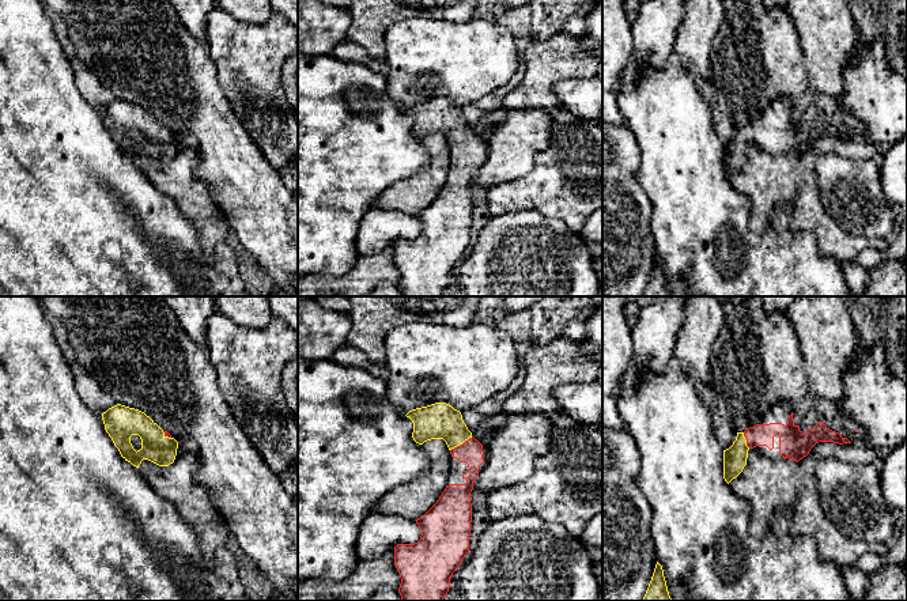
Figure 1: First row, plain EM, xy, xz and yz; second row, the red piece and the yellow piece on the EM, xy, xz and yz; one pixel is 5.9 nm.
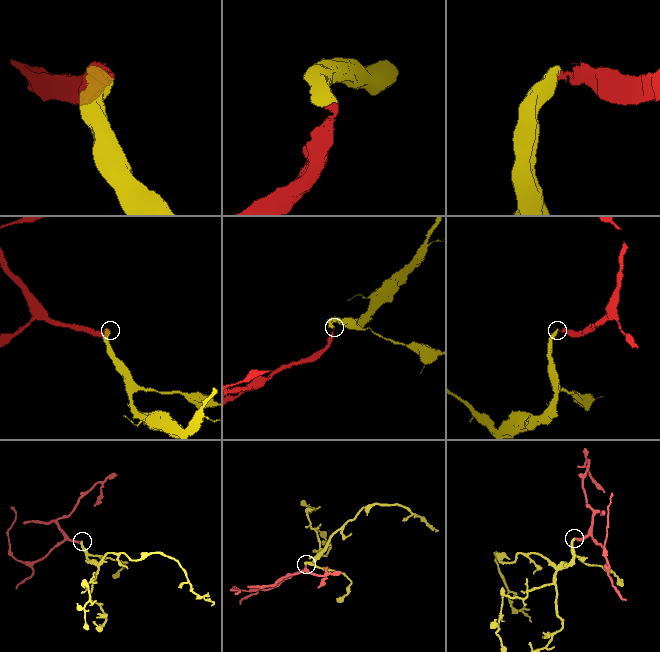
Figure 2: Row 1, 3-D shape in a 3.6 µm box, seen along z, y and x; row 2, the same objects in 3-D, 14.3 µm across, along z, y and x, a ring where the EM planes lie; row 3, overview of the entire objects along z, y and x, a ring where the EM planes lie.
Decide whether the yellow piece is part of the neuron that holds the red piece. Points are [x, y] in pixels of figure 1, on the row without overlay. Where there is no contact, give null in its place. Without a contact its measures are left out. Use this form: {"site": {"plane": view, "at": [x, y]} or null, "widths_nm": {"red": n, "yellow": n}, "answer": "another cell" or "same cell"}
{"site": {"plane": "xz", "at": [463, 139]}, "widths_nm": {"red": 140, "yellow": 220}, "answer": "same cell"}

